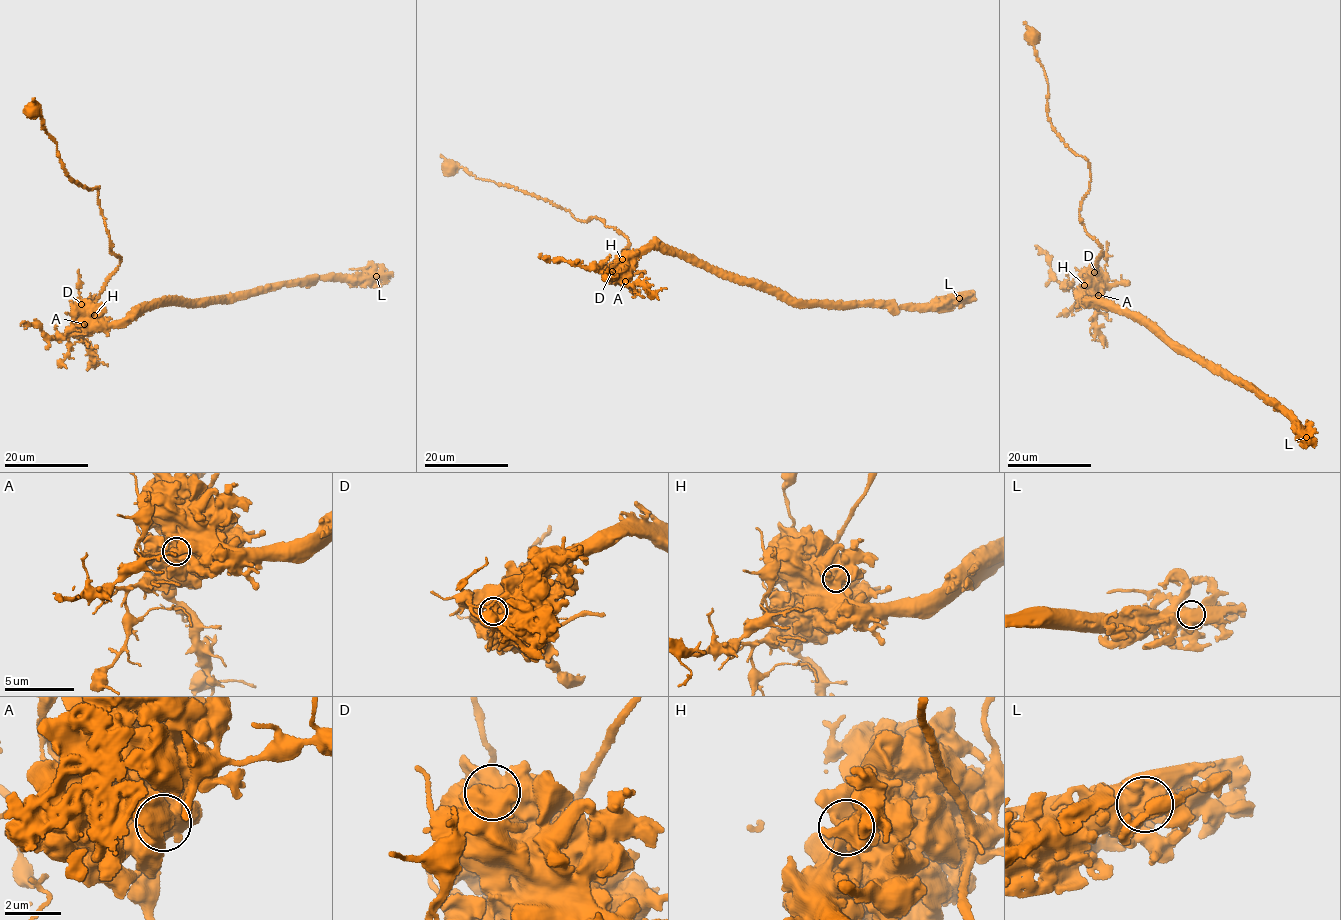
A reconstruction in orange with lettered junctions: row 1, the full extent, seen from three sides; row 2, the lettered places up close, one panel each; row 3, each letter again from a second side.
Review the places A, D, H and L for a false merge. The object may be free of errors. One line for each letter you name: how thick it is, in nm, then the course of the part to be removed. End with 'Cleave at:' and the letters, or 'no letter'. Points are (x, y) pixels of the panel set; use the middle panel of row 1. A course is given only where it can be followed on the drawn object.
A: 1000 nm | (625, 280), (622, 254), (629, 244), (613, 228), (594, 217), (580, 221), (544, 199), (478, 178), (441, 154)
Cleave at: A

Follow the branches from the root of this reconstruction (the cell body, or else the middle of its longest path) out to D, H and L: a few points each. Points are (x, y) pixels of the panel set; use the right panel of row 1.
D: (1034, 37), (1047, 85), (1049, 121), (1090, 168), (1080, 220), (1102, 250), (1095, 267), (1100, 286), (1094, 272)
H: (1034, 37), (1047, 85), (1049, 121), (1090, 168), (1080, 220), (1102, 250), (1095, 267), (1102, 285), (1084, 285)
L: (1034, 37), (1049, 121), (1090, 168), (1080, 220), (1102, 250), (1102, 285), (1086, 303), (1139, 319), (1306, 437)

